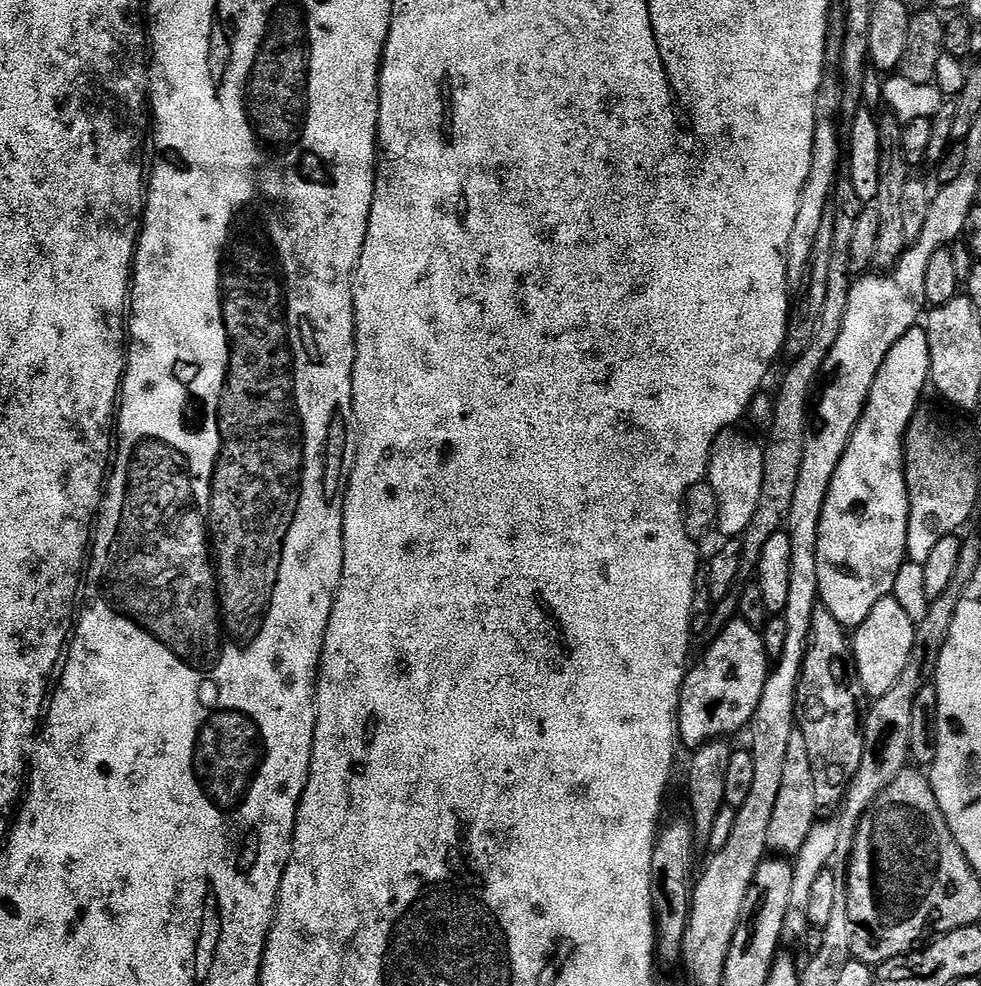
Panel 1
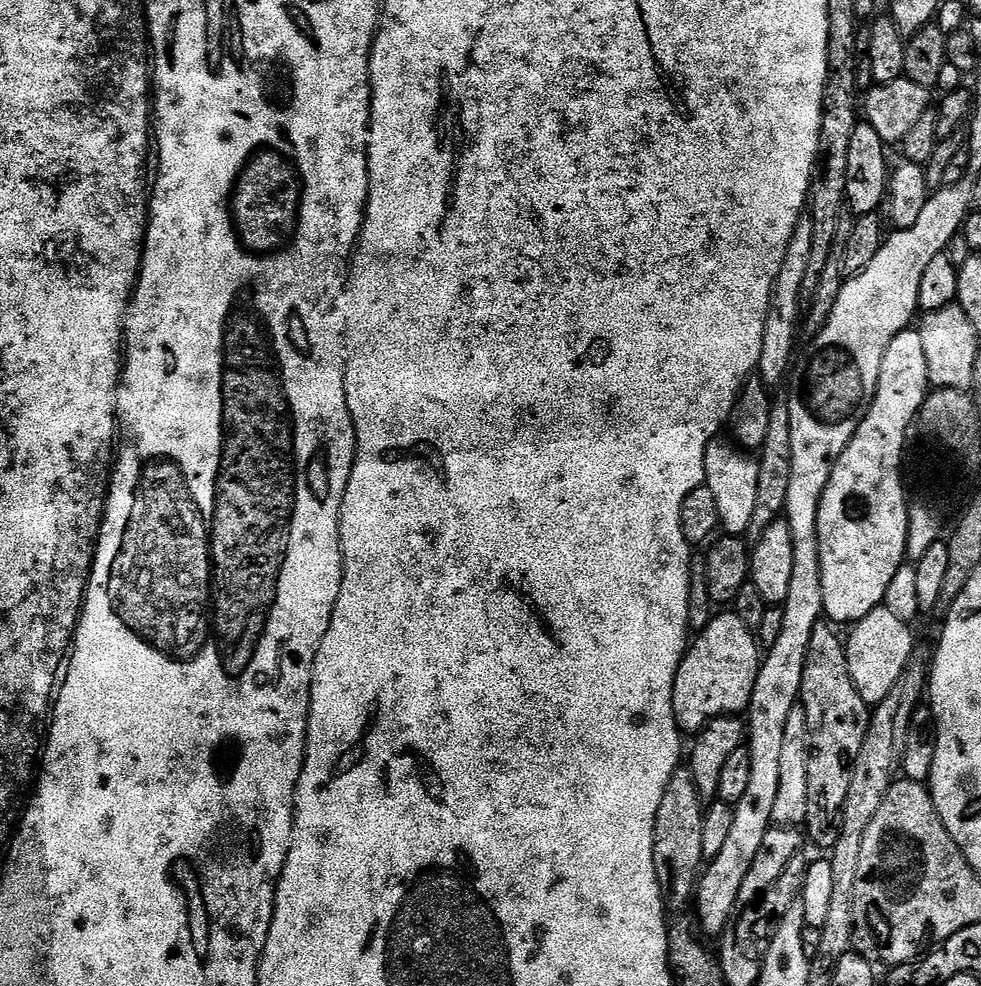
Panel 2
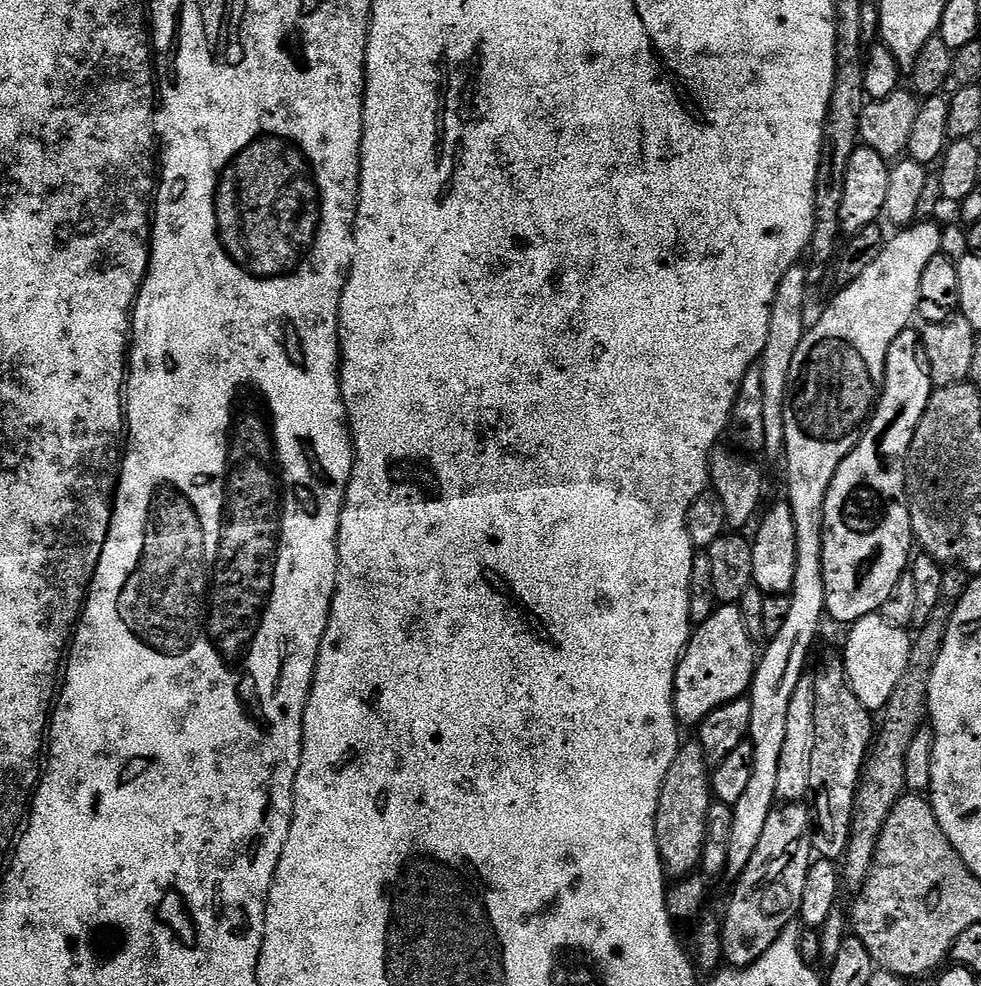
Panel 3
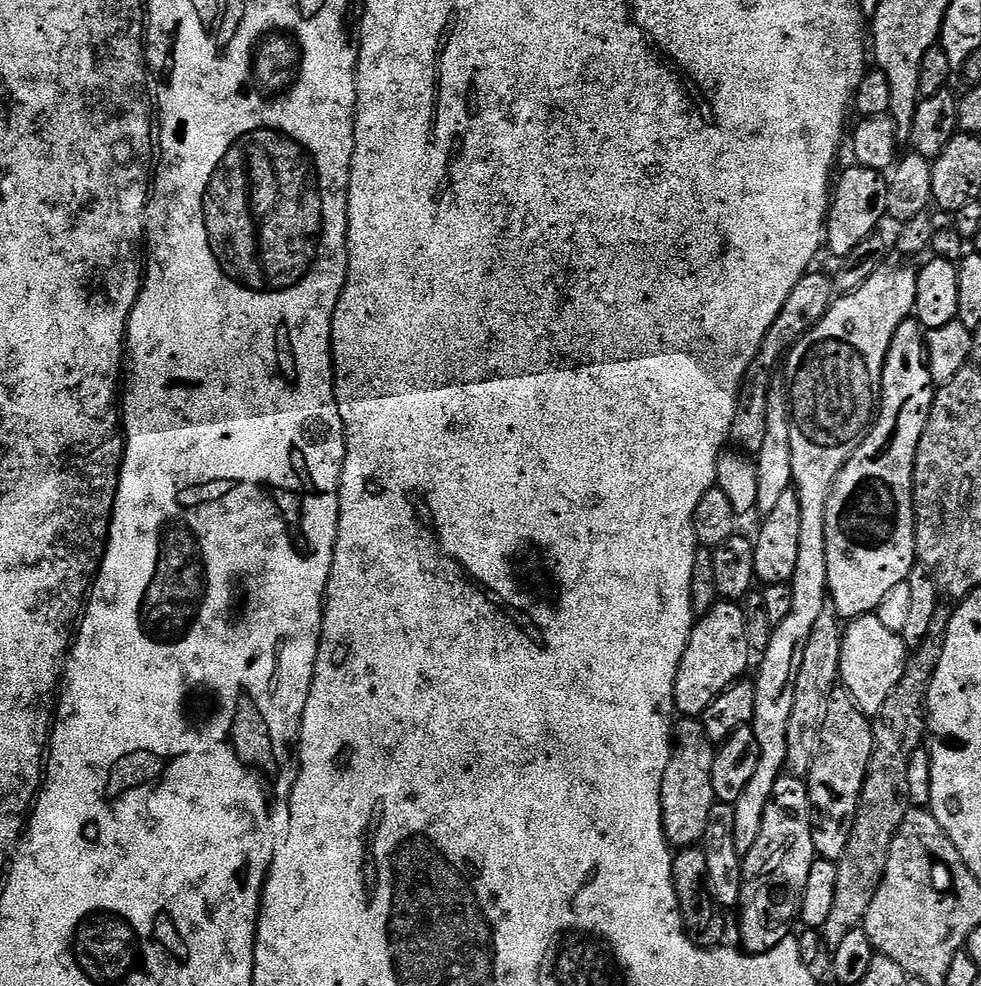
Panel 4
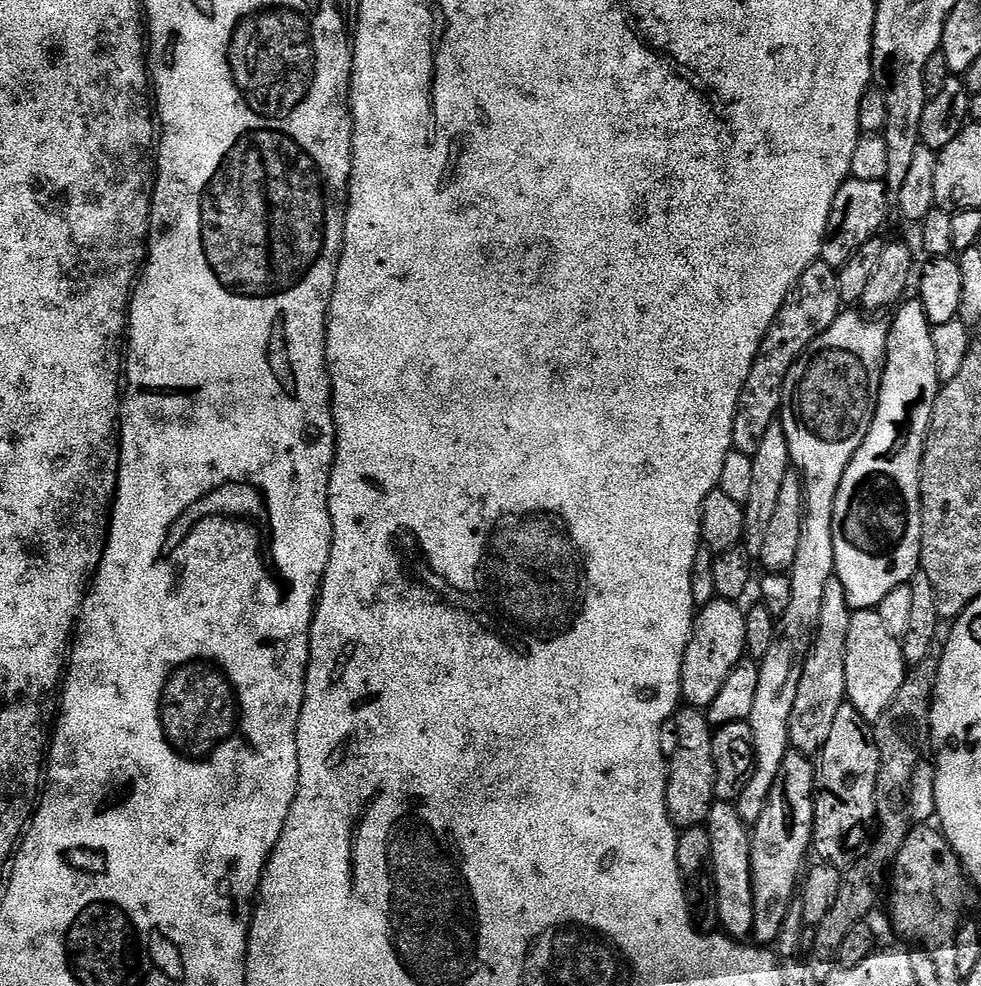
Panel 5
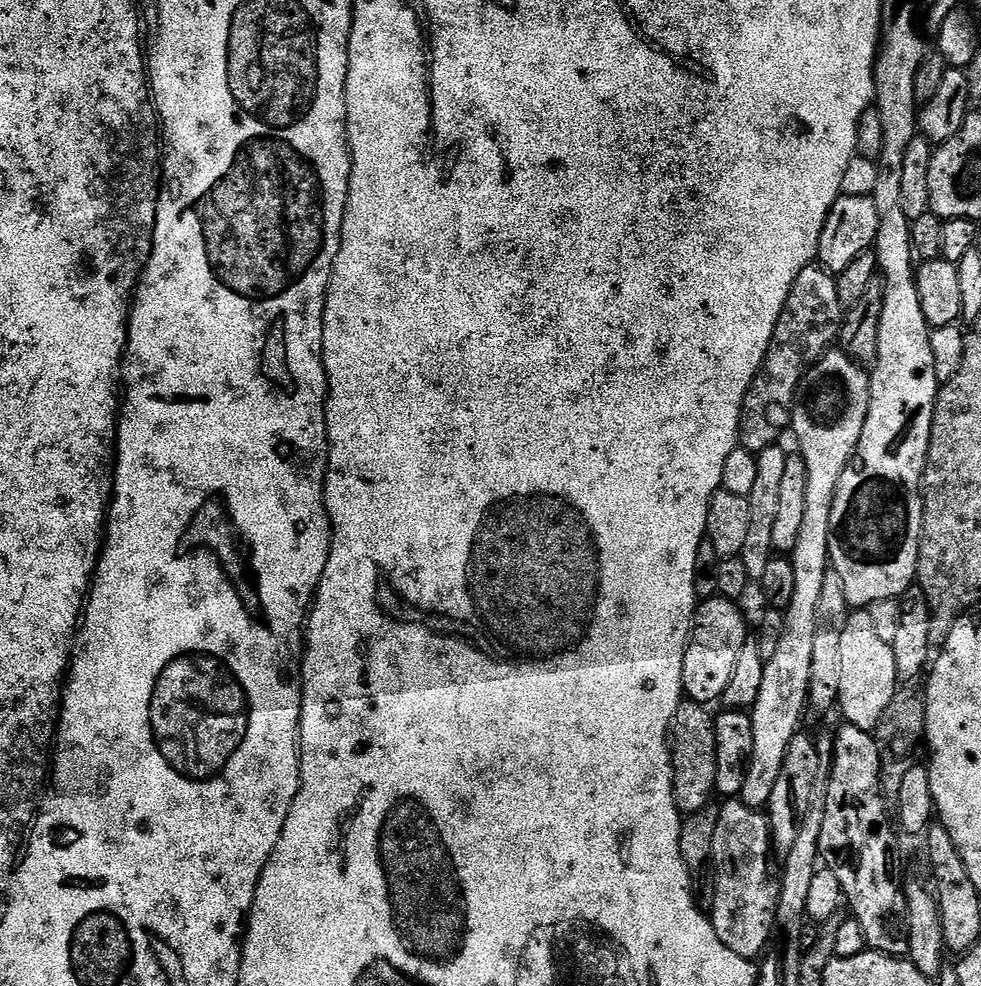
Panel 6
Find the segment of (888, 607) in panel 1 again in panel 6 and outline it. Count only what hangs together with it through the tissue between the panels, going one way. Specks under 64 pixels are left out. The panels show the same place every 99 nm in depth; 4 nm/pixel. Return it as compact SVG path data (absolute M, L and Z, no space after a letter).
M868 610L853 611L846 622L846 630L842 630L842 682L838 708L844 711L843 719L872 732L880 725L882 714L886 706L890 706L897 687L892 645L878 638Z

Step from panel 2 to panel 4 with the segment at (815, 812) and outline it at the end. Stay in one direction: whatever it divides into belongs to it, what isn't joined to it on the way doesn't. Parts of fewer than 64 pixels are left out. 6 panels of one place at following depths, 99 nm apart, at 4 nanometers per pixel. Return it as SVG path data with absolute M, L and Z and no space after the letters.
M833 699L824 713L824 727L818 737L818 751L813 755L812 767L808 769L806 783L811 807L824 815L818 828L828 832L832 823L840 824L853 819L860 803L860 792L868 774L868 763L872 761L872 720L861 712L851 699Z

